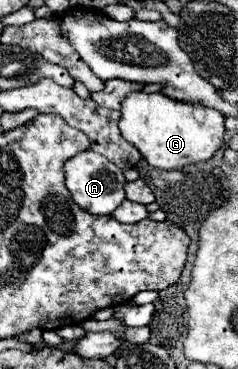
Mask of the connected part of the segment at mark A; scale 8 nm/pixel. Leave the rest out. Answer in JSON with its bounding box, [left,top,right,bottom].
[65,150,125,216]

